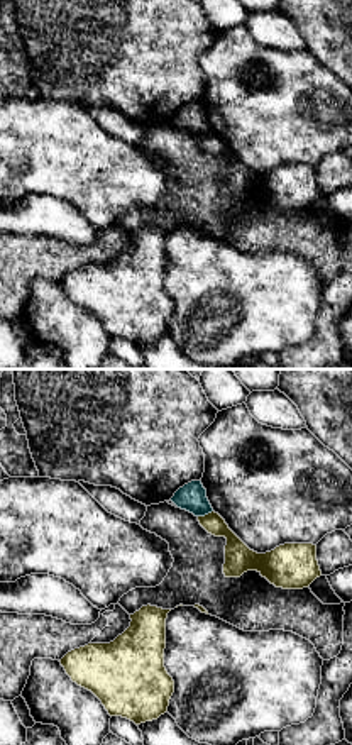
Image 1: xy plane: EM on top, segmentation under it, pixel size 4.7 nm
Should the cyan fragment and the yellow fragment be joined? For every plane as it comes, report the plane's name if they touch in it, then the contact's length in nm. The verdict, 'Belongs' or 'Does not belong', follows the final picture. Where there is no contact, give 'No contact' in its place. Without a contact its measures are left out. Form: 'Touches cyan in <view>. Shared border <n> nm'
Touches cyan in xy. Shared border 80 nm

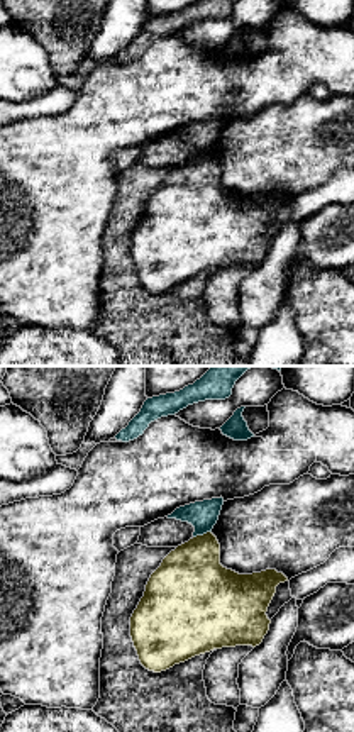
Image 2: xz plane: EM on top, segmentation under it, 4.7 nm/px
Touches cyan in xz. Shared border 90 nm

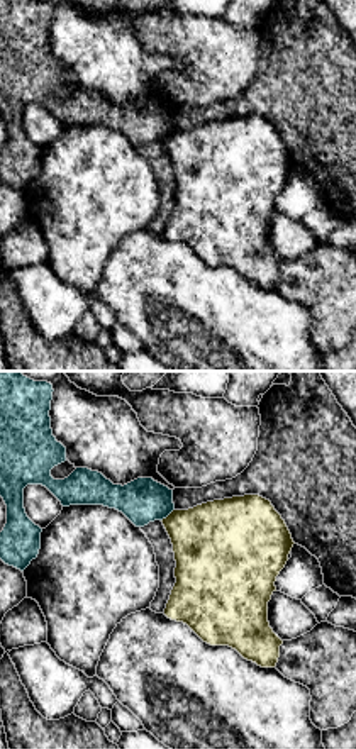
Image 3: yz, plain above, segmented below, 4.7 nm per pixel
Touches cyan in yz. Shared border 90 nm

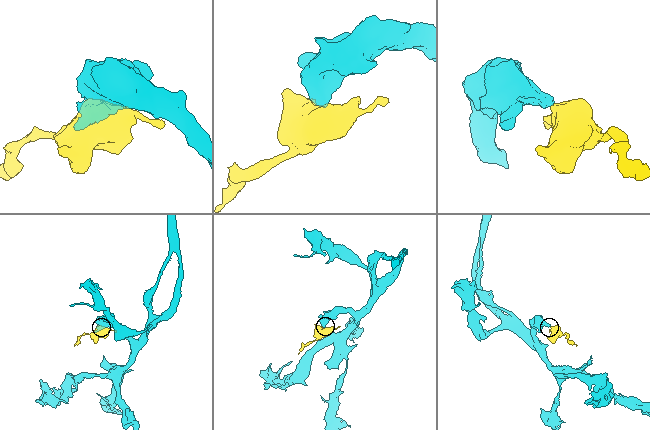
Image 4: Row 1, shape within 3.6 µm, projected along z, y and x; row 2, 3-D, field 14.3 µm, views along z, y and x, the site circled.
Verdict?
Does not belong

